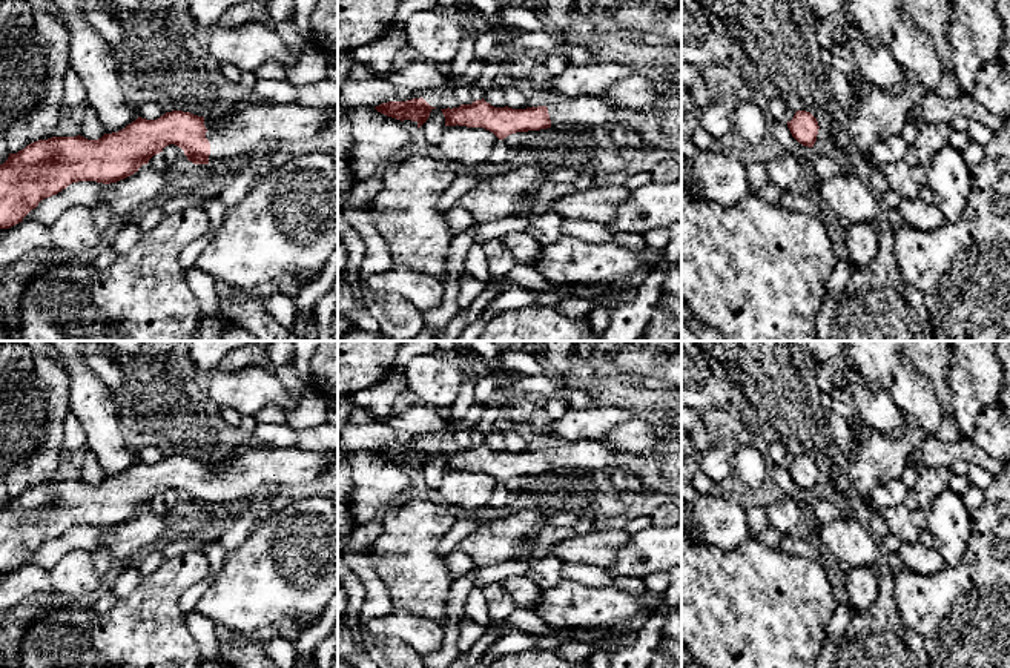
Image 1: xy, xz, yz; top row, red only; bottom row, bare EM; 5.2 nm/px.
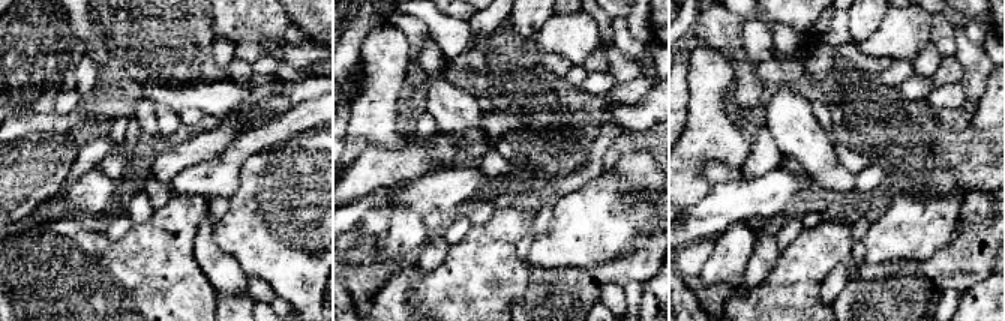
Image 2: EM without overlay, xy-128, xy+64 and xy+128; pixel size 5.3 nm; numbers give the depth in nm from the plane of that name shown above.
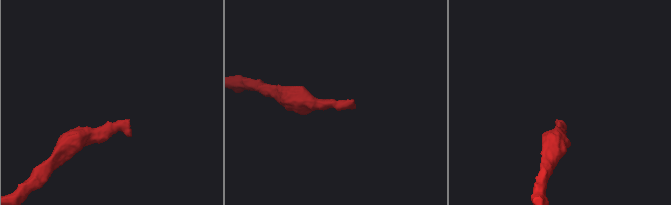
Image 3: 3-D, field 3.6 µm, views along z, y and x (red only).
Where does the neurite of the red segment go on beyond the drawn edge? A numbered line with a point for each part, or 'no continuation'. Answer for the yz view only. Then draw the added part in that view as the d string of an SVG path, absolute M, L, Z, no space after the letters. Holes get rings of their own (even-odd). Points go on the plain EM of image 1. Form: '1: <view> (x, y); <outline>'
no continuation

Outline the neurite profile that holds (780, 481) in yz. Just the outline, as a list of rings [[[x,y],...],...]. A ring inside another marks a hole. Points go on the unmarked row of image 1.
[[[769,464],[769,485],[781,496],[794,499],[801,508],[807,511],[810,518],[823,524],[829,524],[838,519],[853,519],[849,513],[838,505],[817,496],[814,491],[803,490],[798,487],[787,467],[781,464]]]

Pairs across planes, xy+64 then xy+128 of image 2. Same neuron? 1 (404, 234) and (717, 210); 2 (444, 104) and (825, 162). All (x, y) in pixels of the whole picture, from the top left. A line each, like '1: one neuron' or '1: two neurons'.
1: two neurons
2: one neuron

